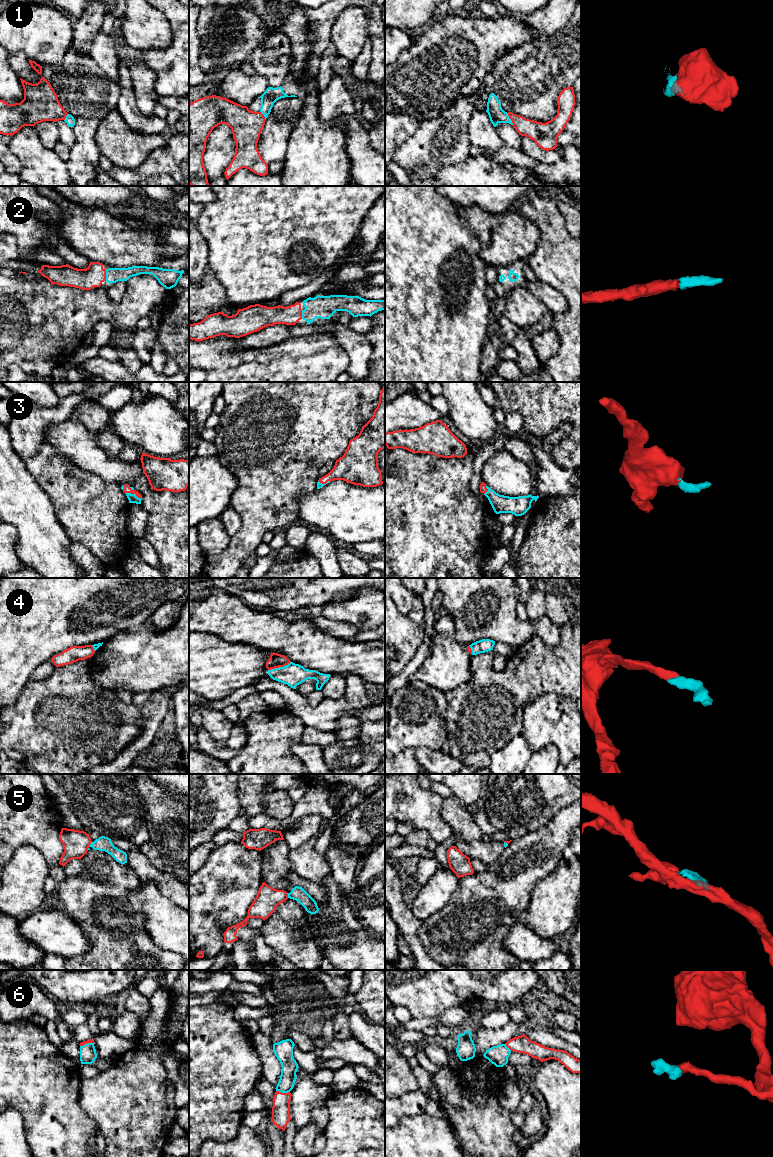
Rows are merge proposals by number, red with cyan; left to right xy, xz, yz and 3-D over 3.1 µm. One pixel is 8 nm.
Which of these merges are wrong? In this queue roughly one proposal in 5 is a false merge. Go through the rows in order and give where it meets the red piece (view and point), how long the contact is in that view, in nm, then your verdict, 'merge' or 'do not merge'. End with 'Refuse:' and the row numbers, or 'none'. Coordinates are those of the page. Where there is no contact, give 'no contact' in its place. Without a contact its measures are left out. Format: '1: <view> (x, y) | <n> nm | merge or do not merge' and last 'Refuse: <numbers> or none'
1: yz (510, 118) | 110 nm | merge
2: xy (105, 275) | 90 nm | merge
3: xy (133, 493) | 150 nm | merge
4: xz (279, 666) | 200 nm | merge
5: xy (89, 845) | 80 nm | do not merge
6: xz (283, 1093) | 110 nm | merge
Refuse: 5

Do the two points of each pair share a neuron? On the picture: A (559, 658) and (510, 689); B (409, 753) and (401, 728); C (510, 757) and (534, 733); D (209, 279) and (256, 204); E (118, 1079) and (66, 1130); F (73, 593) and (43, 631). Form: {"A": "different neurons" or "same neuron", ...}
{"A": "same neuron", "B": "different neurons", "C": "different neurons", "D": "different neurons", "E": "different neurons", "F": "same neuron"}

